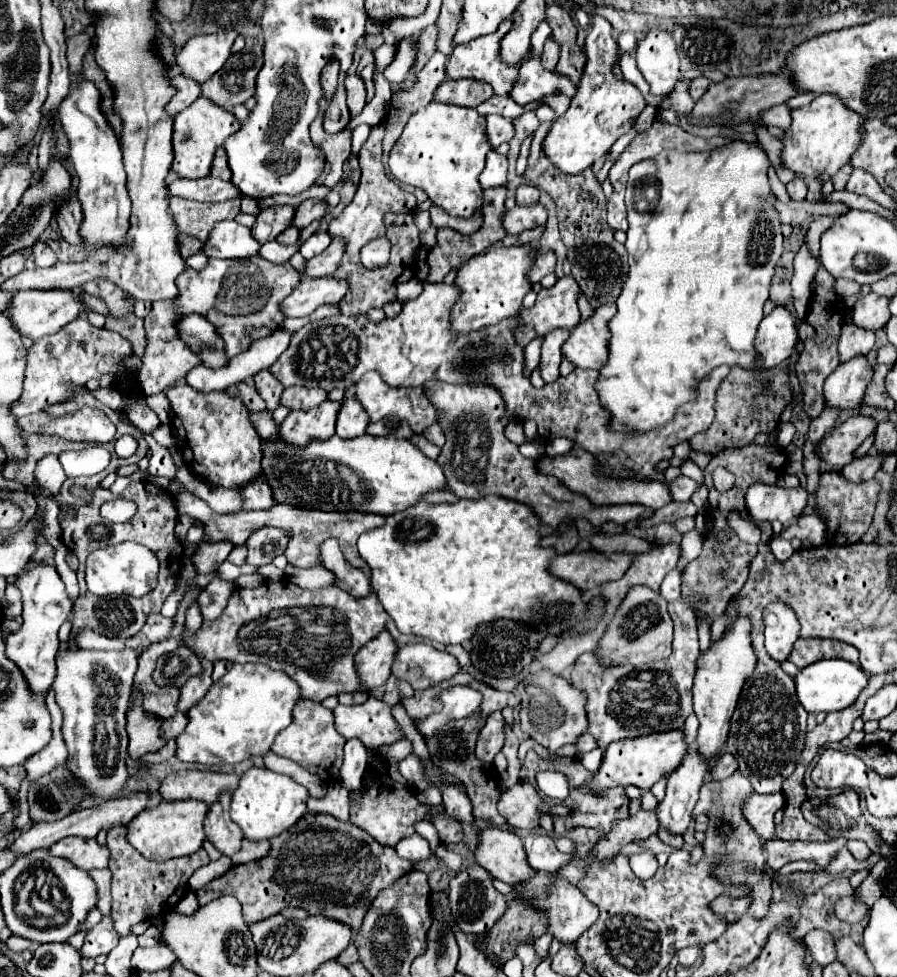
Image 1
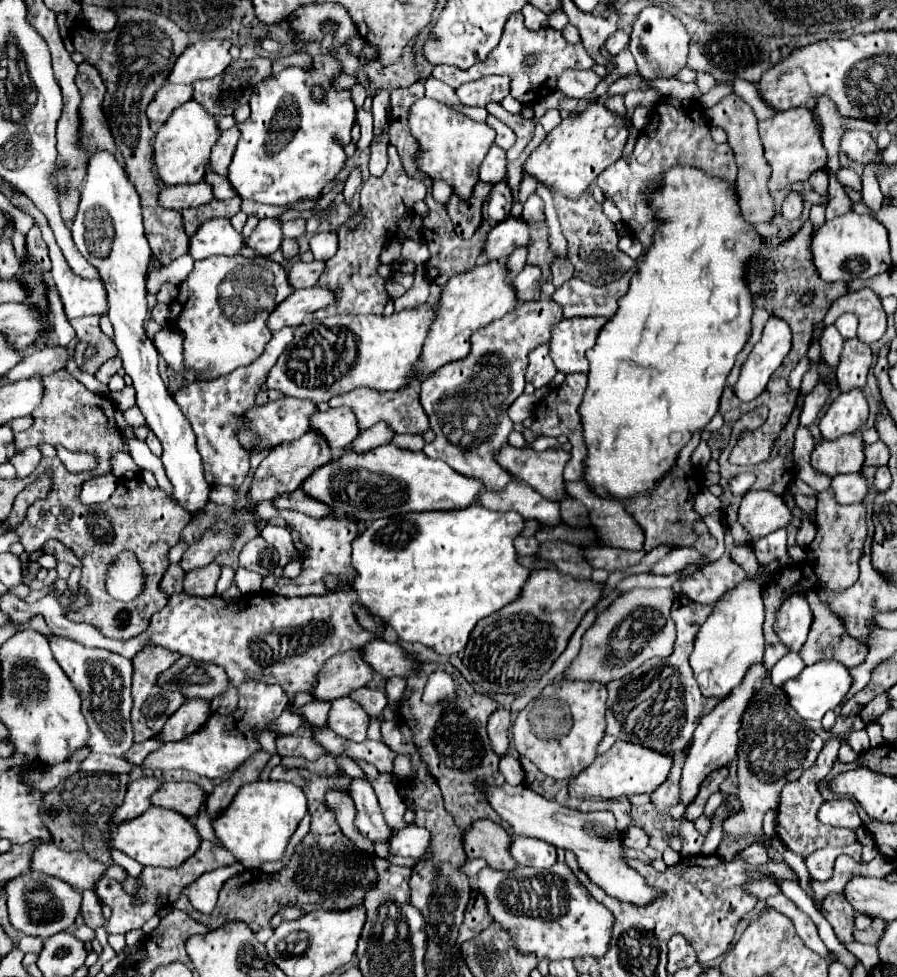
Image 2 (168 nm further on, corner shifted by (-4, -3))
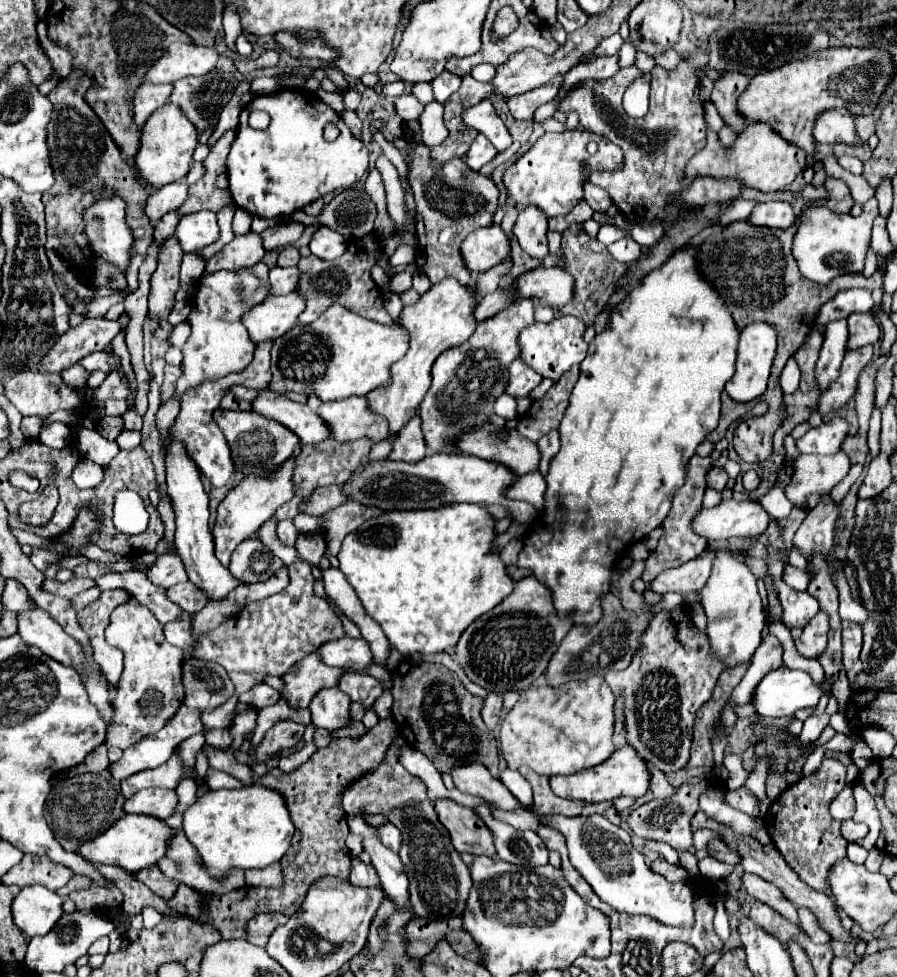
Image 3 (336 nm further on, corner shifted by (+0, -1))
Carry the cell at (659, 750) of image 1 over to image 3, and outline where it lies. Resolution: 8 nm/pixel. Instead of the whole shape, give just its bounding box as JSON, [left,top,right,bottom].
[550,744,650,802]

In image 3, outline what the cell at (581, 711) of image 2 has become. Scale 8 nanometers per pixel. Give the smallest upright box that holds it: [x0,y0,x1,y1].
[500,678,616,776]

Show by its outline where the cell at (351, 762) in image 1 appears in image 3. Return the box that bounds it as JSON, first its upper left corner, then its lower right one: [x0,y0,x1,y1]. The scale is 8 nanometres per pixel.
[348,814,412,912]

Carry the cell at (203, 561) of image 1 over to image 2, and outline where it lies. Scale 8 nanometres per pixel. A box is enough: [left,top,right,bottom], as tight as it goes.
[184,562,220,598]

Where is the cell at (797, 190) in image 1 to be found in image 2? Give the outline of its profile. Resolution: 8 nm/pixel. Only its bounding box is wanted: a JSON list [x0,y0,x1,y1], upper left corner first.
[780,190,804,220]

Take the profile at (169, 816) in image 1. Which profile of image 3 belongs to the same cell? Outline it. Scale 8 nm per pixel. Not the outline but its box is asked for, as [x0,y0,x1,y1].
[76,814,172,874]

